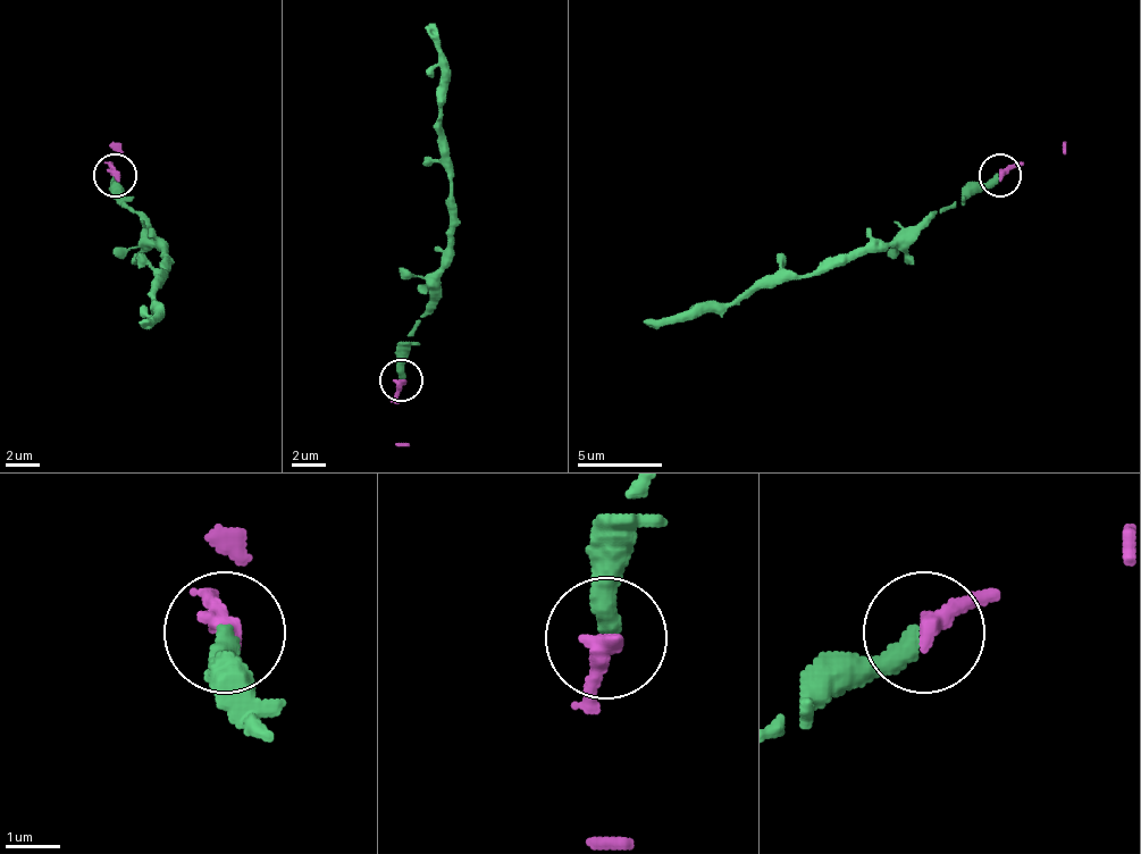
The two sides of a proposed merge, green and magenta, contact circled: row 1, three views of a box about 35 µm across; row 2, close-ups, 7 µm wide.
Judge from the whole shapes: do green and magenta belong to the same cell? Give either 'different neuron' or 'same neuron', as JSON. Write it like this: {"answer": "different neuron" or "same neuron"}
{"answer": "same neuron"}

